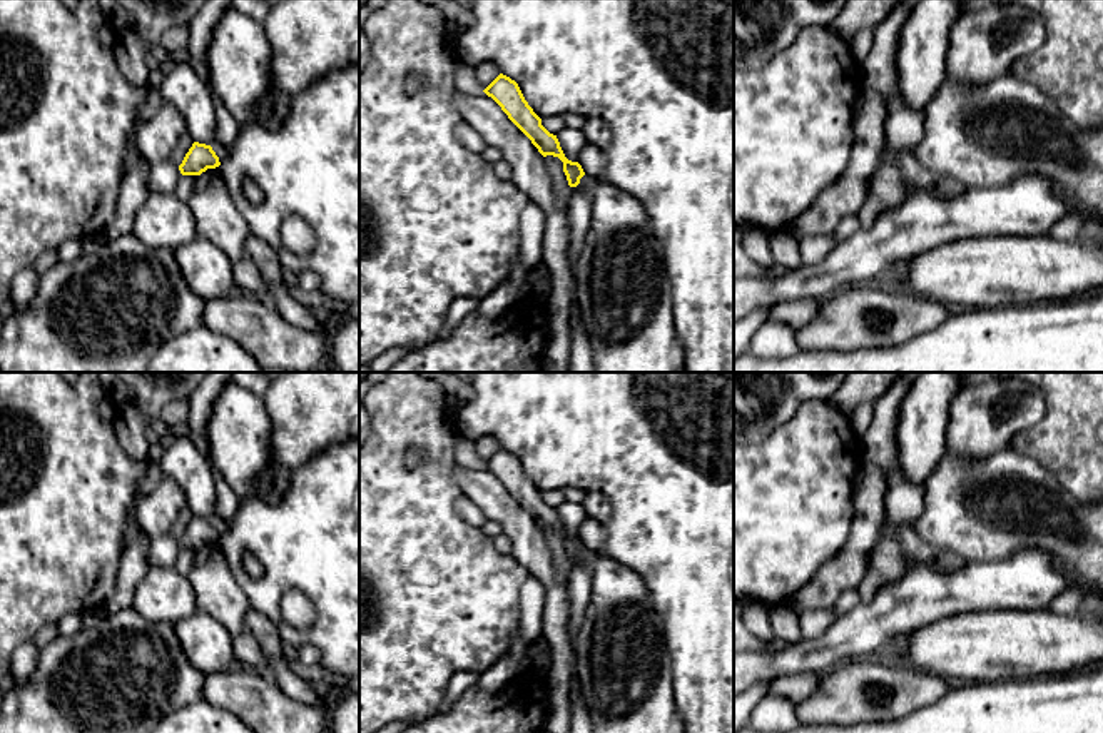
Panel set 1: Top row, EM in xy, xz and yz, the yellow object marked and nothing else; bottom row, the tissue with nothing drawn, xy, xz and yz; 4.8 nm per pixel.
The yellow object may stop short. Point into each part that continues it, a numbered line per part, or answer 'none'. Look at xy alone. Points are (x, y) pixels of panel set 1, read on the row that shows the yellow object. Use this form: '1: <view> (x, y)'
1: xy (221, 151)

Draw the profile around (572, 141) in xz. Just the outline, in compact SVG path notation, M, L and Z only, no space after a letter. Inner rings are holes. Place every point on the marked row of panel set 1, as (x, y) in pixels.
M565 127L557 134L560 147L565 157L572 162L578 162L580 152L587 147L588 140L582 129Z

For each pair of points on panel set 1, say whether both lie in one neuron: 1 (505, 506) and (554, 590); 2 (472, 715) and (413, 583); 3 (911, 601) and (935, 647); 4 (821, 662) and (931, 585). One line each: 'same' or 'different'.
1: same
2: different
3: different
4: same

